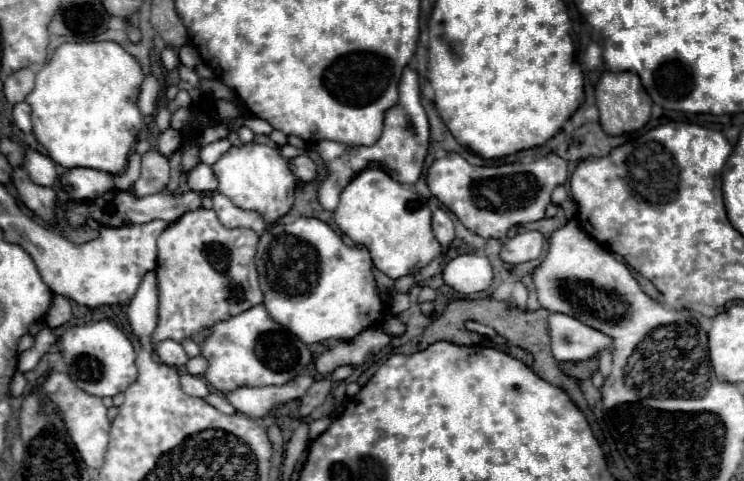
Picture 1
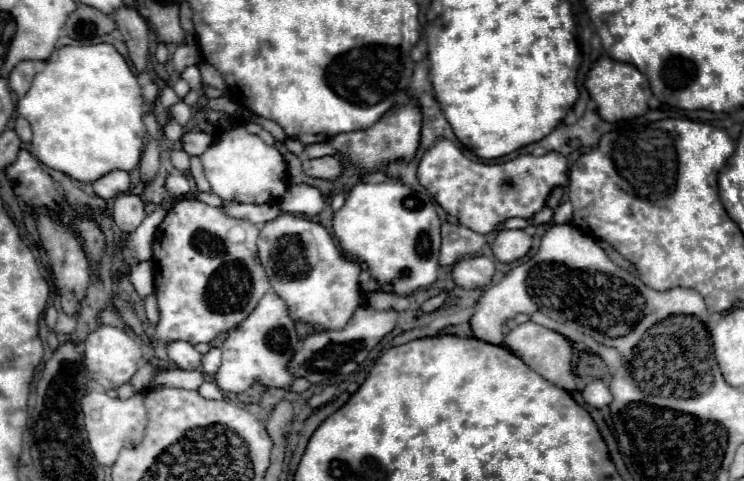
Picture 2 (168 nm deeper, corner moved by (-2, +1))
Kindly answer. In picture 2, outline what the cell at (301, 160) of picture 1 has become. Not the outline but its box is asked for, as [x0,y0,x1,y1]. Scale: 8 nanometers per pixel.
[302,156,342,180]

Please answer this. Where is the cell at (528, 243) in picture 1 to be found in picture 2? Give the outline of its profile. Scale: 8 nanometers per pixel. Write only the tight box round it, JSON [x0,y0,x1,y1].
[492,230,532,262]

